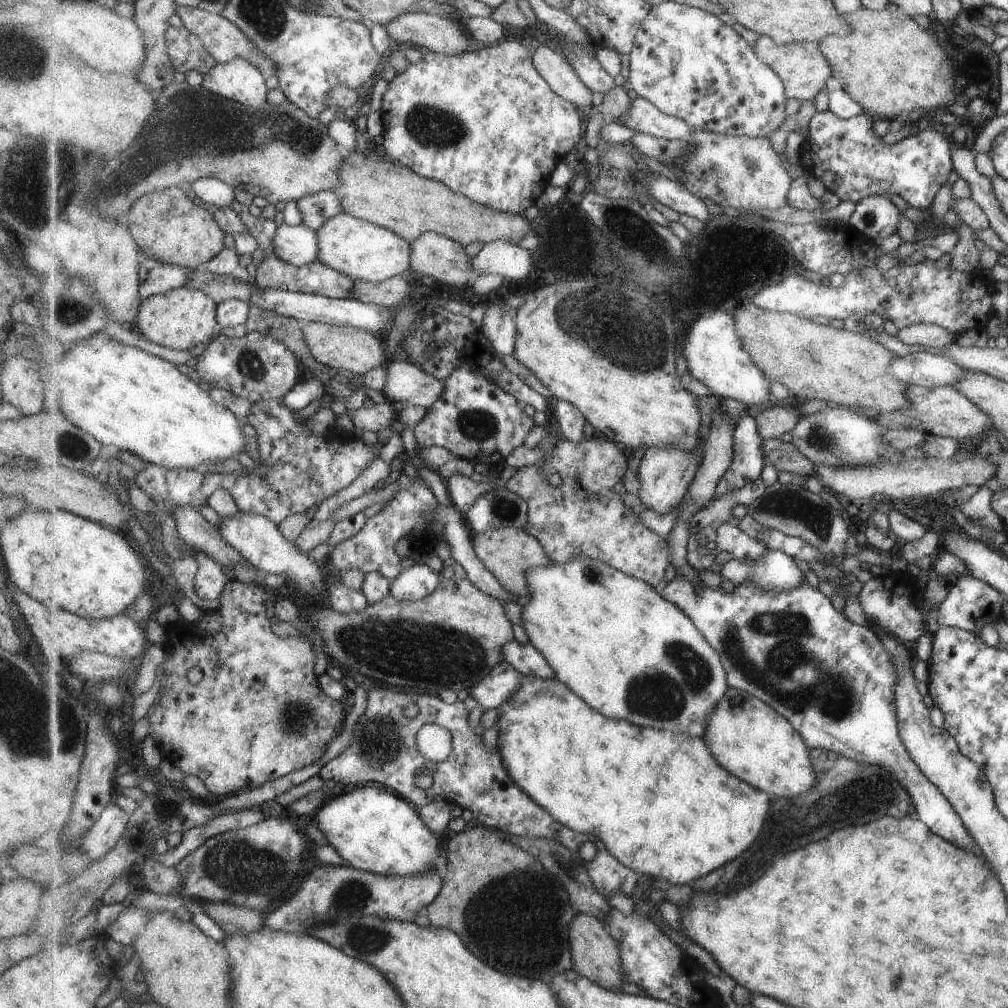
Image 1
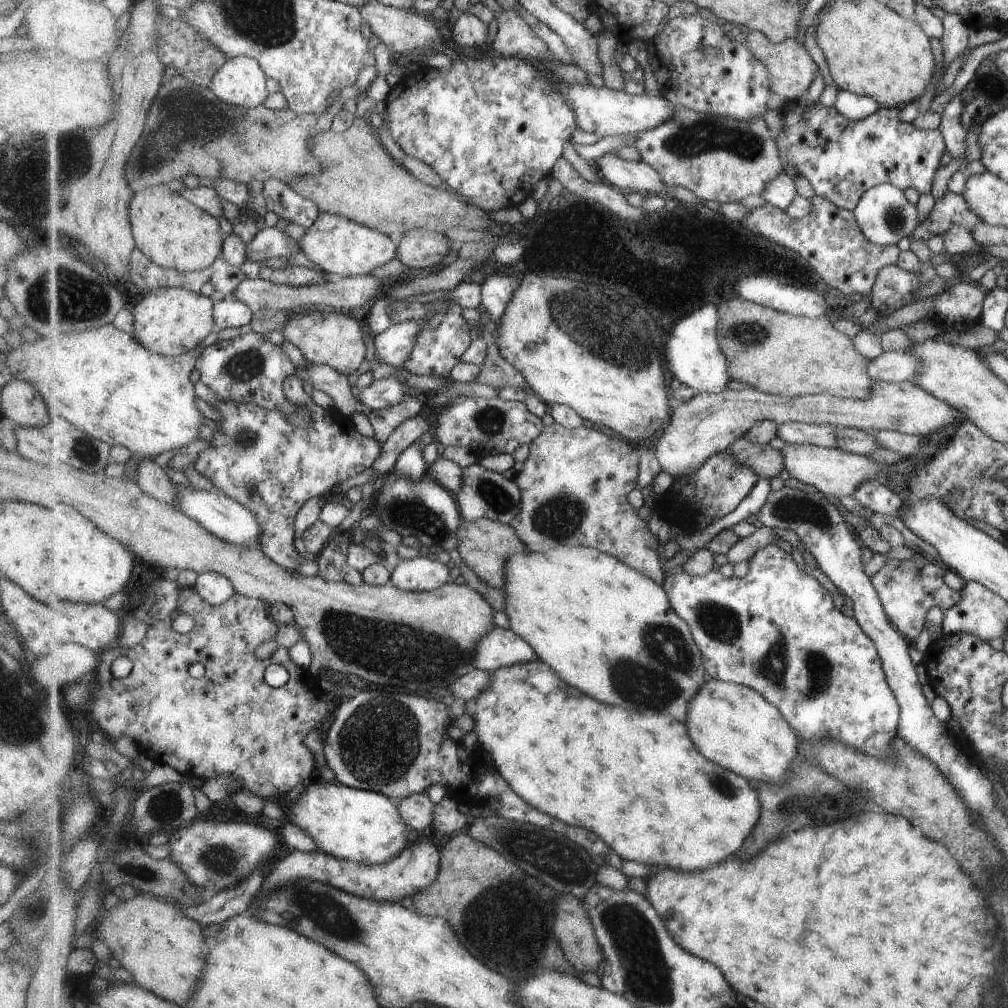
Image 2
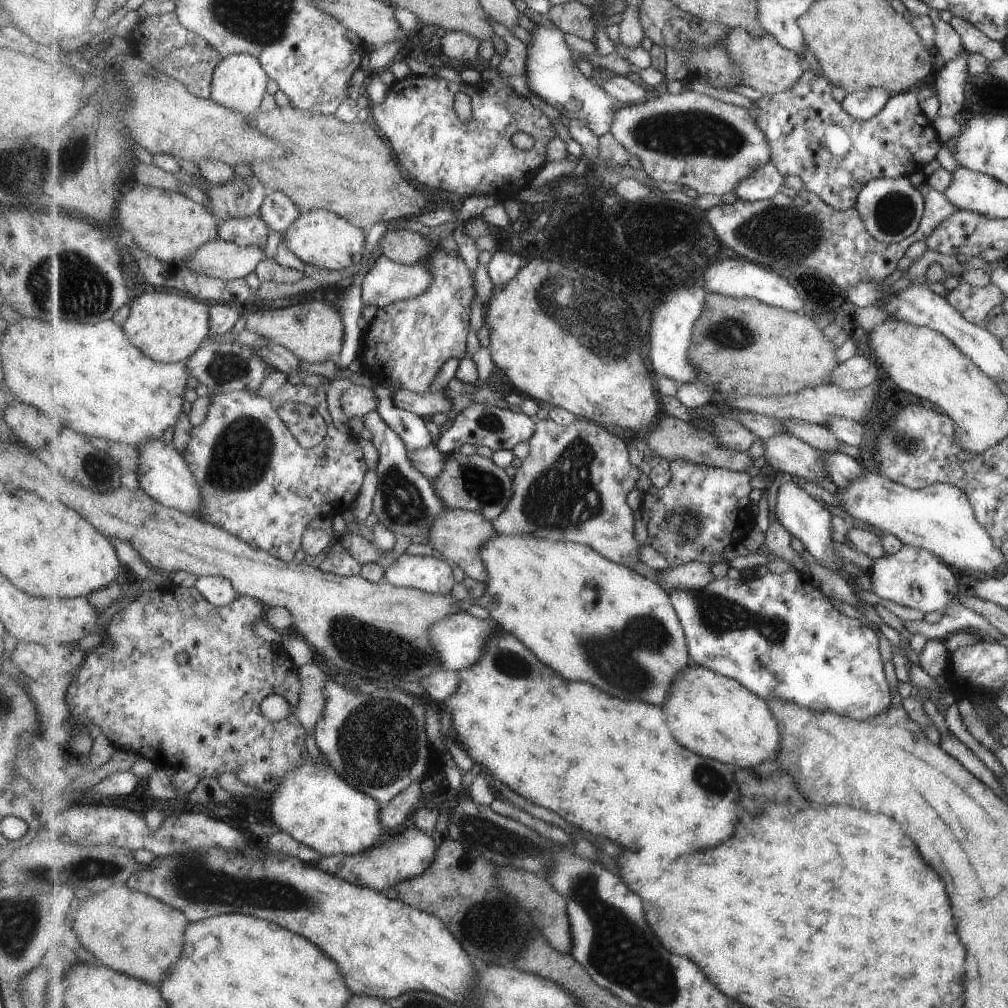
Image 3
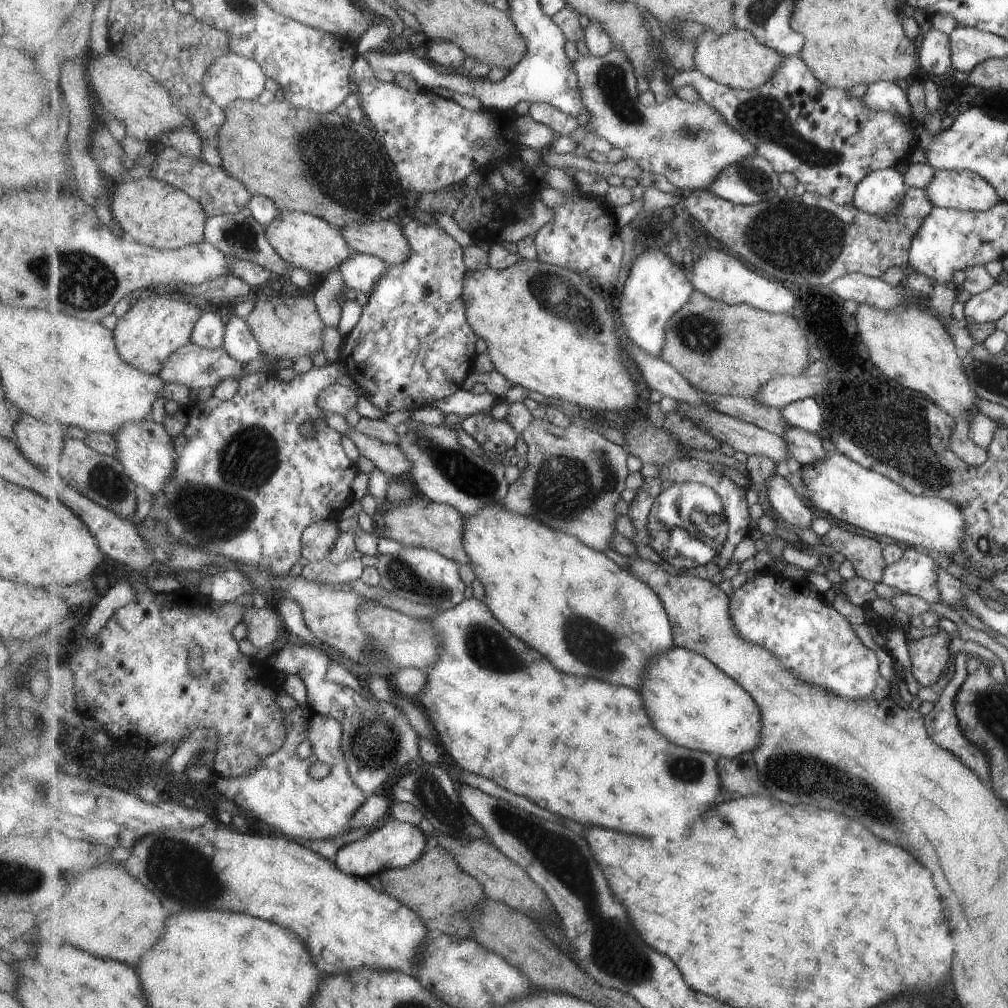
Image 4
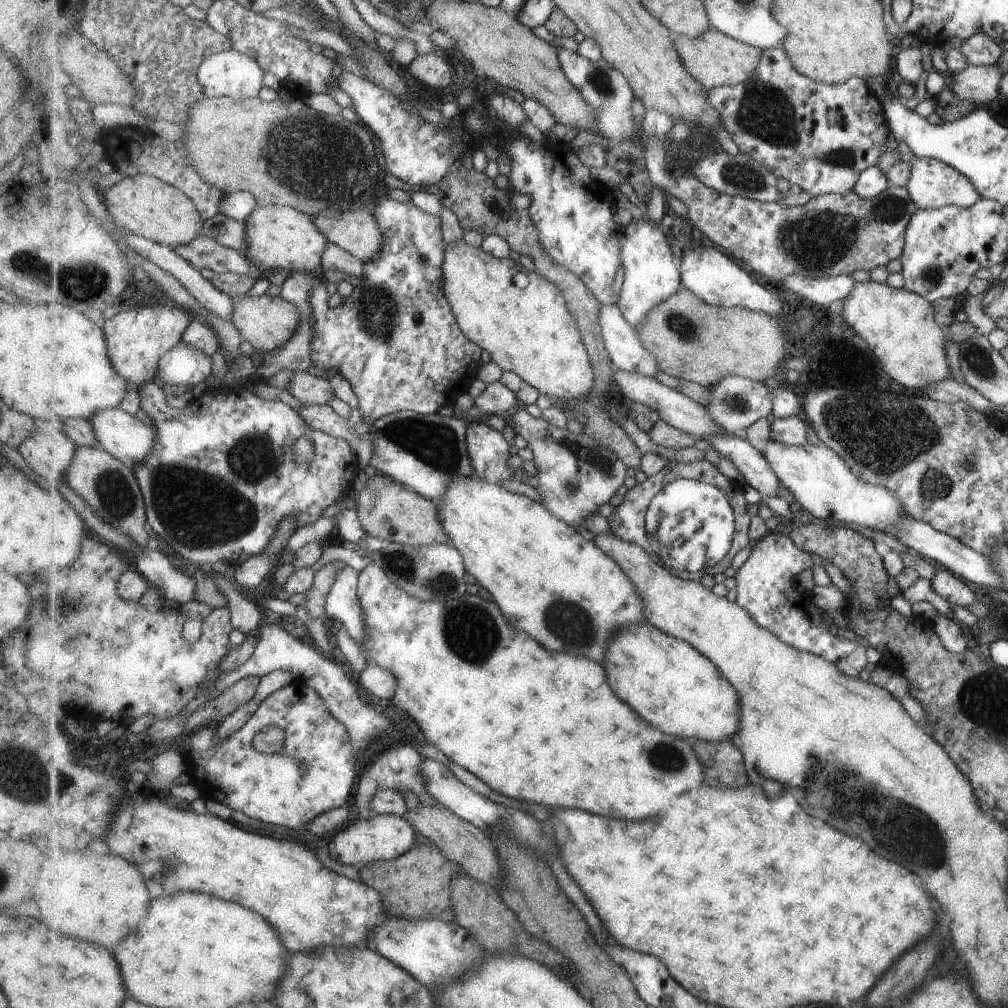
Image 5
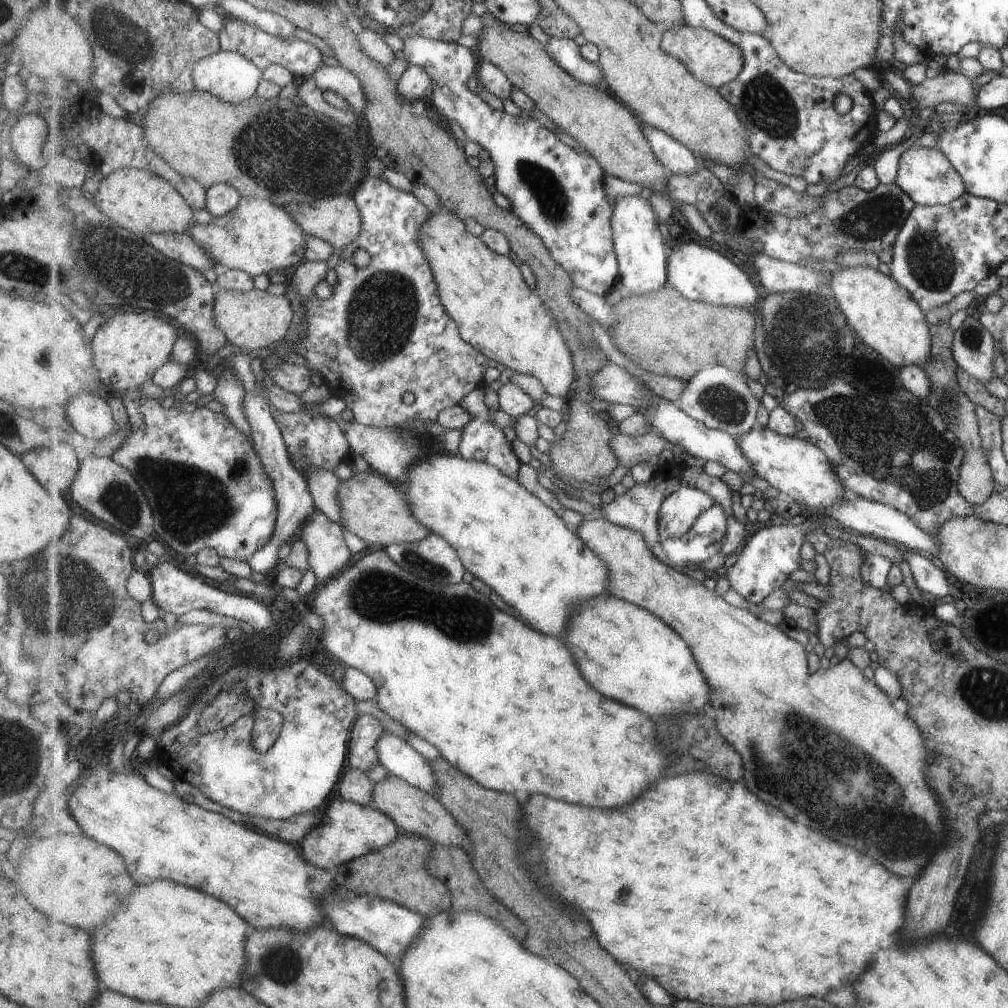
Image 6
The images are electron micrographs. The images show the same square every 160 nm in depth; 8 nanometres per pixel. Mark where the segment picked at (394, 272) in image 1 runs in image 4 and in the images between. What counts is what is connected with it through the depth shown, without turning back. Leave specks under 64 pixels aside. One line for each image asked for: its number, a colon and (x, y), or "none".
2: (336, 244)
3: (324, 240)
4: (303, 240)

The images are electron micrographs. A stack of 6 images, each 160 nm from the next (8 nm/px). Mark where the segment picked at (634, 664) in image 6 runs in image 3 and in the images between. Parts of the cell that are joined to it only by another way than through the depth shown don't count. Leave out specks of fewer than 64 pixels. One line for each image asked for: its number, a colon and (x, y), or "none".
3: (717, 717)
4: (694, 703)
5: (669, 682)

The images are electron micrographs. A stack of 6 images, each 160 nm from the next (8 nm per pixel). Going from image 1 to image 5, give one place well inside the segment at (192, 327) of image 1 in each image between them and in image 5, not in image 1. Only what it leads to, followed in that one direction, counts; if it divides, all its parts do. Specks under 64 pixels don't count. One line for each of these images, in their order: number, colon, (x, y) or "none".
2: (170, 321)
3: (167, 327)
4: (147, 335)
5: (138, 338)

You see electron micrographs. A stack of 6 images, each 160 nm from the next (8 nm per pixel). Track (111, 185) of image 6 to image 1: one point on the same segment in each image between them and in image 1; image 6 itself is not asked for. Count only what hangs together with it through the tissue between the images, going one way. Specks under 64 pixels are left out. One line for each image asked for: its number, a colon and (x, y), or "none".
1: (171, 226)
2: (171, 231)
3: (169, 226)
4: (151, 212)
5: (144, 205)

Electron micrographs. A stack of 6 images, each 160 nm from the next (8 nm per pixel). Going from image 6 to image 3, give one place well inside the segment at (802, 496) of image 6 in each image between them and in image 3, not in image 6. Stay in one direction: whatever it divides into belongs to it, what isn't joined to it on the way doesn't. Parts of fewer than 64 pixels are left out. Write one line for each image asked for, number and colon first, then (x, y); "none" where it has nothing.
3: (938, 518)
4: (838, 486)
5: (821, 481)

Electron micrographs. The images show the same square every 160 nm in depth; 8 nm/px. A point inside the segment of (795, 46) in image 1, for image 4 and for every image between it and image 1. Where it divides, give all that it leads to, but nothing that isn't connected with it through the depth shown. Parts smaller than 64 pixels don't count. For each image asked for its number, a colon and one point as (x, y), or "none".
2: (793, 70)
3: (769, 67)
4: (737, 59)

